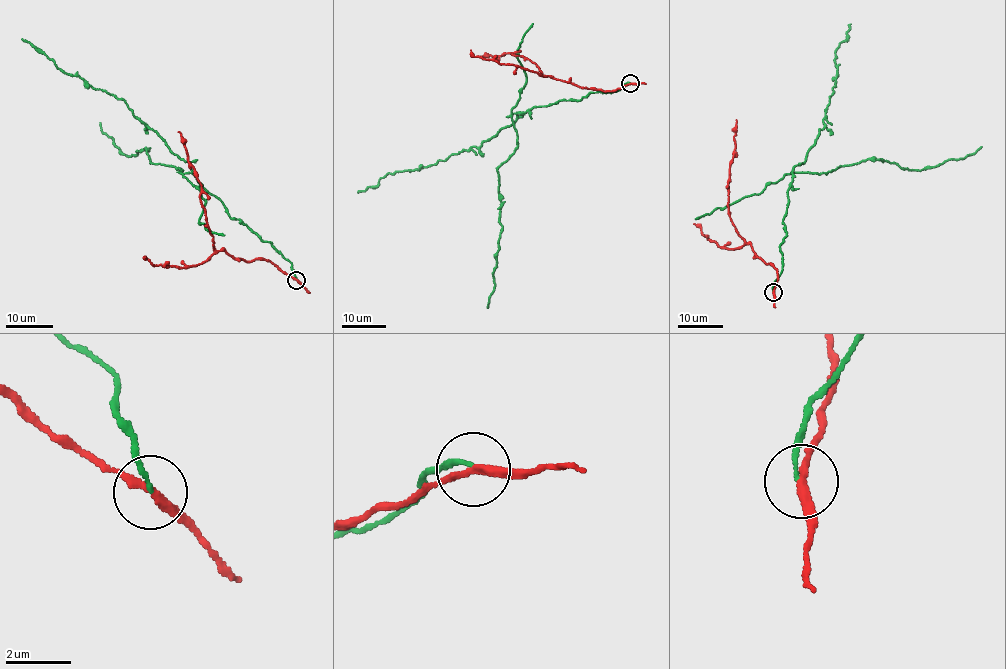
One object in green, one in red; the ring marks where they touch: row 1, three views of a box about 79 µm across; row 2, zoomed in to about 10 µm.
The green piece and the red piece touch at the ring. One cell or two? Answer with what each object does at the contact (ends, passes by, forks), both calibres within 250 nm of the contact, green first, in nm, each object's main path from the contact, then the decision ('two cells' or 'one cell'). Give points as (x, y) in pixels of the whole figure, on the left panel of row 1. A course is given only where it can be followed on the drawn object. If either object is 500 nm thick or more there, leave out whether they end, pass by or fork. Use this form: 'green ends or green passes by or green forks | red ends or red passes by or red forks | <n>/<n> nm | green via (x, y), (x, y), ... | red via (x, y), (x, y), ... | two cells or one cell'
green ends | red passes by | 110/240 nm | green via (297, 280), (291, 263), (230, 217), (190, 172), (150, 162), (144, 148), (125, 155), (101, 122) | red via (297, 280), (270, 261), (247, 261), (215, 250), (199, 197), (201, 185), (178, 131) | two cells

